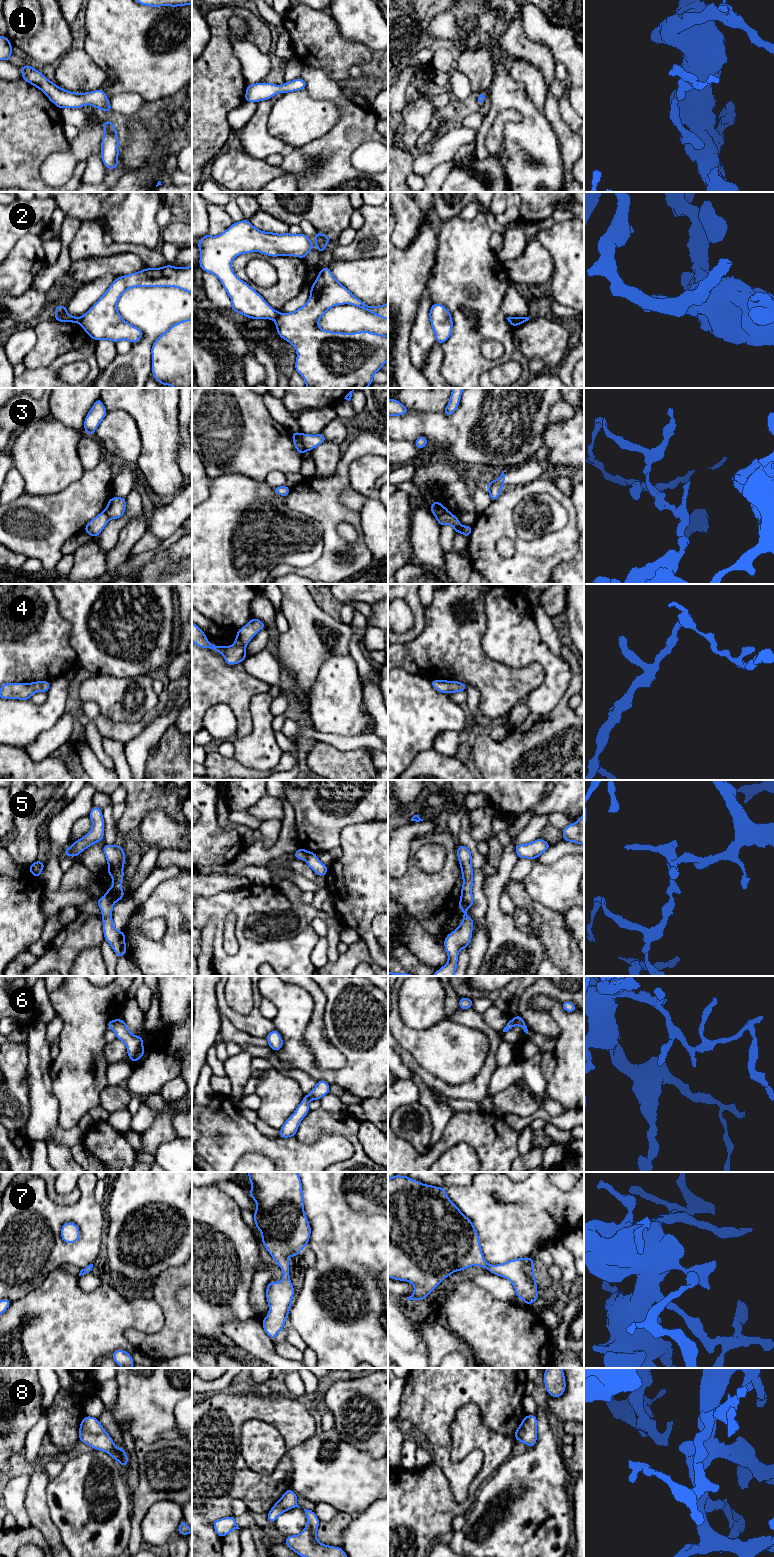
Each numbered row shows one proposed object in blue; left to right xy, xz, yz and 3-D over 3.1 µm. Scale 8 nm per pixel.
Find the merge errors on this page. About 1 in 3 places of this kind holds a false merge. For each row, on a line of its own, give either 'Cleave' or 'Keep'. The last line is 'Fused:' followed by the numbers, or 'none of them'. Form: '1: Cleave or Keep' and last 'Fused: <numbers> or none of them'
1: Keep
2: Cleave
3: Cleave
4: Keep
5: Cleave
6: Keep
7: Keep
8: Keep
Fused: 2, 3, 5

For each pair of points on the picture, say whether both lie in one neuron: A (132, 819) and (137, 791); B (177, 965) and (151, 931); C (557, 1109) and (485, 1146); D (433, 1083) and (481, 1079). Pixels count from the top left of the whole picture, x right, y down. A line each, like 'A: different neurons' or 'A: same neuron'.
A: same neuron
B: different neurons
C: different neurons
D: same neuron

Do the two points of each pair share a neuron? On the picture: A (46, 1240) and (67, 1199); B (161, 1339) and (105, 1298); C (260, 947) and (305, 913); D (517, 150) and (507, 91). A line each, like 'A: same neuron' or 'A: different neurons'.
A: different neurons
B: different neurons
C: different neurons
D: same neuron

